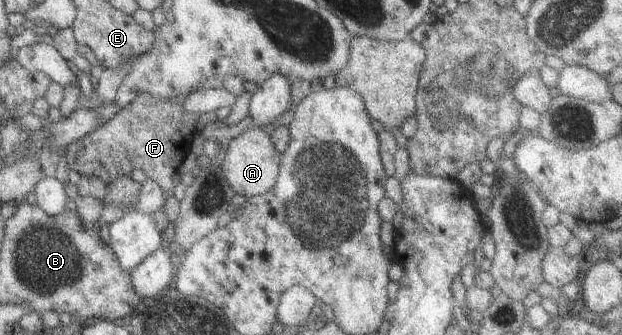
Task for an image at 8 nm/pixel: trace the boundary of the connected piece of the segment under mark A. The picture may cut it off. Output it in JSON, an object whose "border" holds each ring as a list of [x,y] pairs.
{"border":[[[255,126],[249,128],[237,138],[233,137],[226,142],[223,155],[221,168],[230,187],[237,194],[252,197],[265,194],[273,188],[279,174],[280,154],[271,140],[270,133]]]}

